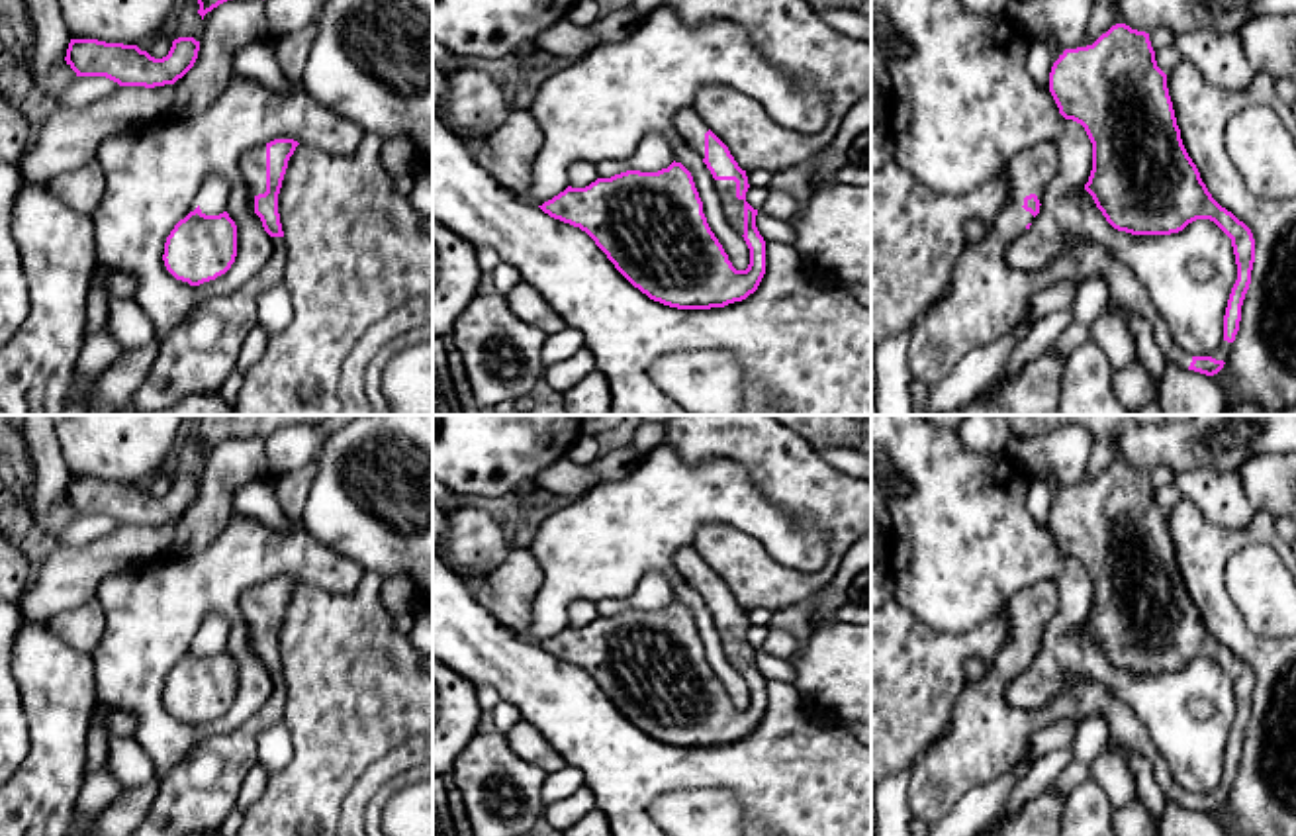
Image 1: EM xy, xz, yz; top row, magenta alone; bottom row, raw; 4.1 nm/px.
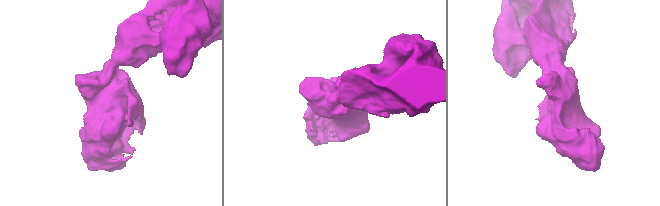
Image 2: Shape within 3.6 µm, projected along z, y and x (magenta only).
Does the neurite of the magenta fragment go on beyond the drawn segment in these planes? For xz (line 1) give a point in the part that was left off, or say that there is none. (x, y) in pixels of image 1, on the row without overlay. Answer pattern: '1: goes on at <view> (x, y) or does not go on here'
1: goes on at xz (690, 564)

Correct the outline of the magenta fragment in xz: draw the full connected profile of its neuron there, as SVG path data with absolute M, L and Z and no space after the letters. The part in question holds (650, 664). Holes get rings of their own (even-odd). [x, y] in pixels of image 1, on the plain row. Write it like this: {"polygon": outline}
{"polygon": "M691 544L675 550L673 566L711 609L724 654L750 687L746 709L736 709L728 699L707 662L691 611L675 599L658 611L626 609L611 617L597 617L585 627L568 625L538 646L550 656L585 670L615 707L654 740L677 748L711 748L742 740L758 728L765 713L765 679L756 666L758 648L746 640L750 627L746 609Z"}

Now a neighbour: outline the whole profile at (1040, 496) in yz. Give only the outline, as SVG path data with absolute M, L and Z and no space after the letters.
M1032 480L1026 491L1026 509L1041 527L1049 527L1049 511L1053 505L1053 489L1047 482Z

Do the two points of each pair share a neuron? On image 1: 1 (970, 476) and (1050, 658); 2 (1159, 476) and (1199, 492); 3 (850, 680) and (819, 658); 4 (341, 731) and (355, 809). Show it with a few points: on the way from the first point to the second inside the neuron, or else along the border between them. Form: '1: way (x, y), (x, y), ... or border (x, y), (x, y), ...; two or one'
1: way (1007, 521), (1069, 584), (1069, 613); one
2: border (1175, 474), (1171, 482); two
3: way (842, 674), (827, 666); one
4: border (384, 756), (367, 768), (343, 801), (339, 815); two

